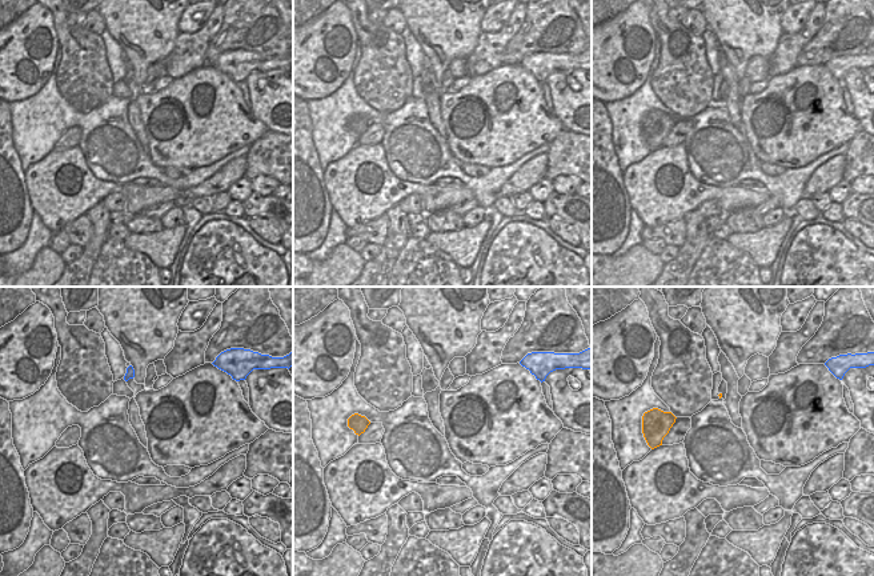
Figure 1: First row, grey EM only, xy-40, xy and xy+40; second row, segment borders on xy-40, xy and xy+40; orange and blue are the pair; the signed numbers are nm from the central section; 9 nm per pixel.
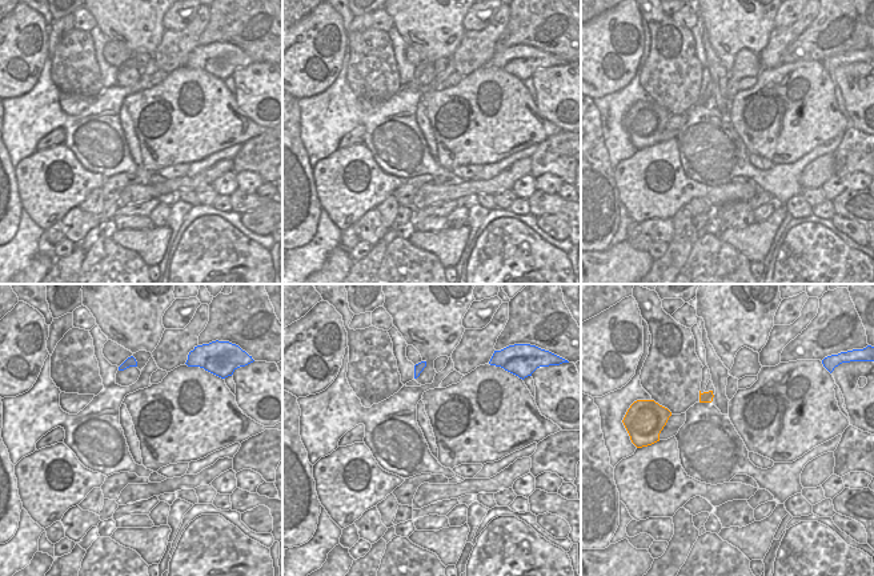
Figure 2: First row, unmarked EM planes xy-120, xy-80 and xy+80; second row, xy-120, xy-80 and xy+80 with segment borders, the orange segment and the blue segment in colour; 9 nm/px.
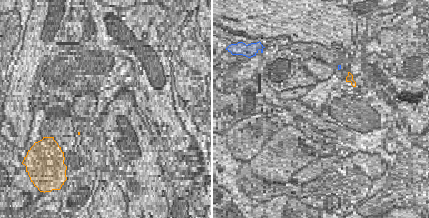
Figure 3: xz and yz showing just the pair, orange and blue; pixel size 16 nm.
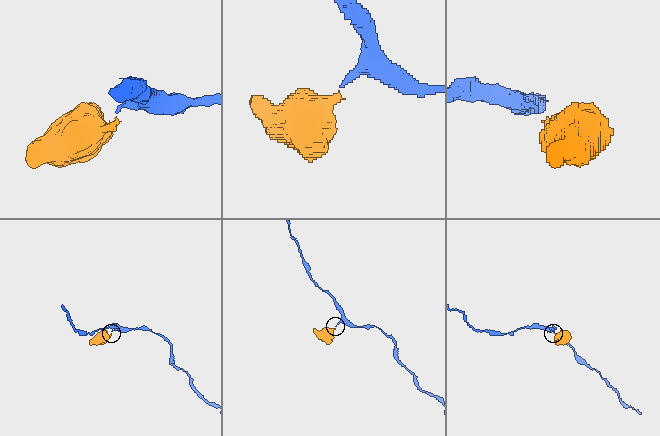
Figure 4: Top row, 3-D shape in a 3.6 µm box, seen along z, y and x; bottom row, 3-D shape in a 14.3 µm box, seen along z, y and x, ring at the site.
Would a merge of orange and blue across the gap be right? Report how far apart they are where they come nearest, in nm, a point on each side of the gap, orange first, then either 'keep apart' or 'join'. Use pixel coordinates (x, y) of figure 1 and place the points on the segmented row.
gap 950 nm; span xy+40 (721, 394), (825, 364); join

